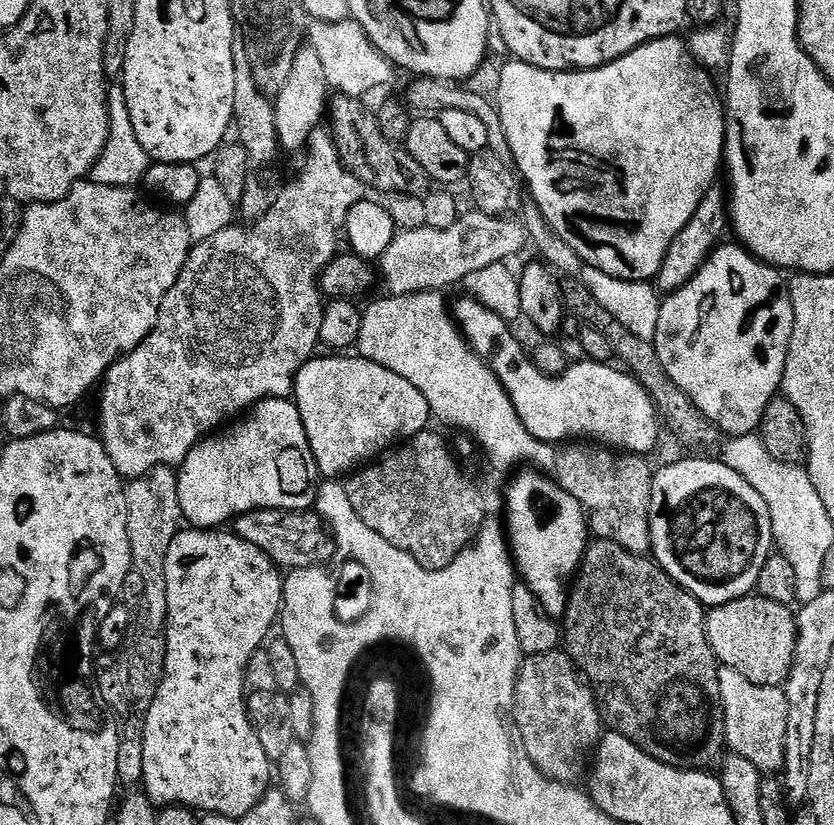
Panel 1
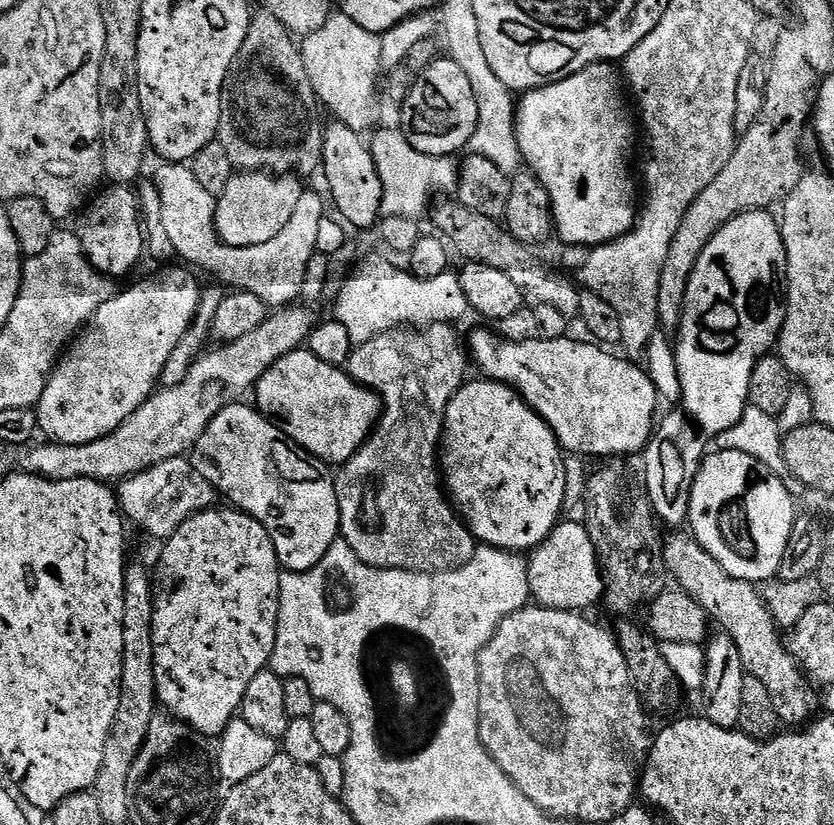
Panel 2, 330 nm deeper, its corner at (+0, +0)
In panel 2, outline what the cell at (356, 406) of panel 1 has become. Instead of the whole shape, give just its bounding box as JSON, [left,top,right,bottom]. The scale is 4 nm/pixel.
[254,350,382,466]

